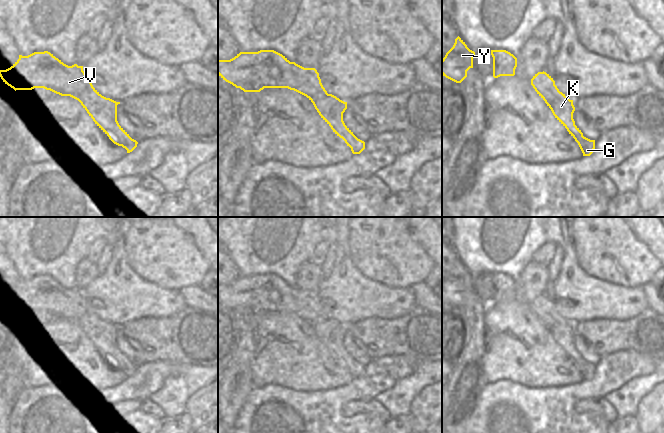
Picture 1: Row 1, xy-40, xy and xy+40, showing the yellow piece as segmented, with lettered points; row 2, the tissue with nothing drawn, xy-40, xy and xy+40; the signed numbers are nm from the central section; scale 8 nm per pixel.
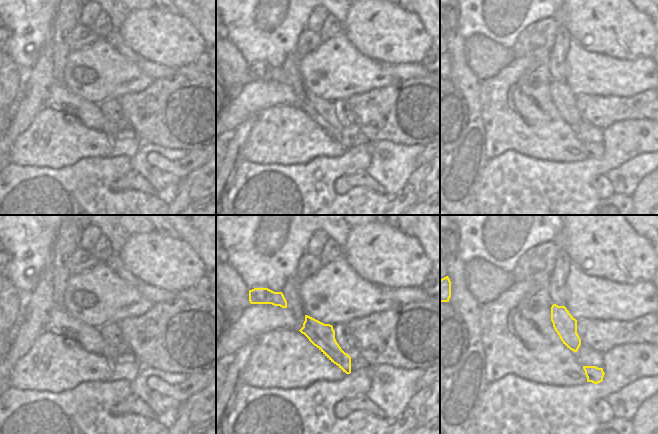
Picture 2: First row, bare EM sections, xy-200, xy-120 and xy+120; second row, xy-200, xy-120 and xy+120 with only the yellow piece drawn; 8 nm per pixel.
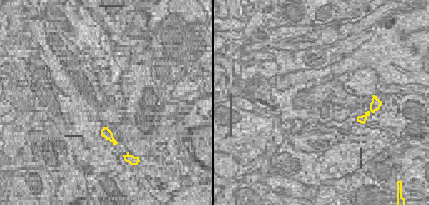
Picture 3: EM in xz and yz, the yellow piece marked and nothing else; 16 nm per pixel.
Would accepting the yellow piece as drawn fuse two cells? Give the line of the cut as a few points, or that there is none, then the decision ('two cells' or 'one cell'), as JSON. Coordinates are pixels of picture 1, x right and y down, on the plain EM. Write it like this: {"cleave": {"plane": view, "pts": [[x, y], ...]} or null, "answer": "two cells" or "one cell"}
{"cleave": {"plane": "xy-40", "pts": [[131, 362], [126, 373]]}, "answer": "two cells"}

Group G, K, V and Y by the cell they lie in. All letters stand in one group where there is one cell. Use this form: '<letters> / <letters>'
G / K V Y

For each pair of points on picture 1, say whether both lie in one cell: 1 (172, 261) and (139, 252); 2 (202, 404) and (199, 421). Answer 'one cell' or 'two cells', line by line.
1: one cell
2: one cell

